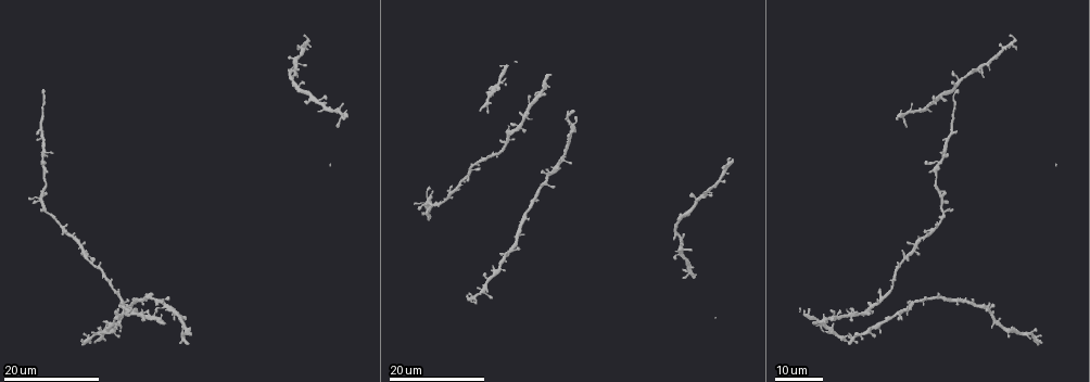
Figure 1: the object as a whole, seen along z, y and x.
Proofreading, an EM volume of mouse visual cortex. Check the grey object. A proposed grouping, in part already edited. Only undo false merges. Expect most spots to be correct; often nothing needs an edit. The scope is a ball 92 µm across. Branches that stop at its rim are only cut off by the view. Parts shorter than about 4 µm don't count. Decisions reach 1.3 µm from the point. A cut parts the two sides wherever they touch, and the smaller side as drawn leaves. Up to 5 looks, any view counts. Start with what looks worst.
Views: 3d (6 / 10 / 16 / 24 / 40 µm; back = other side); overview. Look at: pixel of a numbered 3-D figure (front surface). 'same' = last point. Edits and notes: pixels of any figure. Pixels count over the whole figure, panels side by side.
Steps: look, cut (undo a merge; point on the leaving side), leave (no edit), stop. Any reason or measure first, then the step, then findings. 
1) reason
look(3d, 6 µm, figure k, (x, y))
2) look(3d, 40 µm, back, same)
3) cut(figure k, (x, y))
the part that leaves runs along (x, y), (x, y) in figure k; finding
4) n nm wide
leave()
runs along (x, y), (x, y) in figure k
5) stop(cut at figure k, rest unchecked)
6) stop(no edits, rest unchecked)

looks like a crossing
look(3d, 16 µm, figure 1, (543, 182))

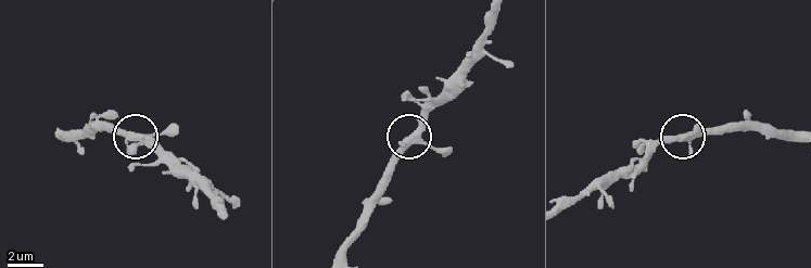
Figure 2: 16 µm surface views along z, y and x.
look(3d, 6 µm, figure 2, (686, 138))

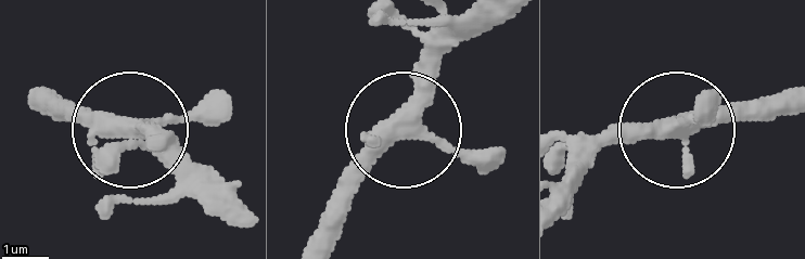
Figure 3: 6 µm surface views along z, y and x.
look(3d, 6 µm, back, figure 3, (129, 123))

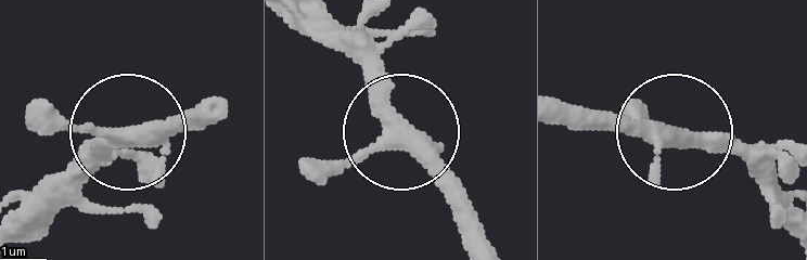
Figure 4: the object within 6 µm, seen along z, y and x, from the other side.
side arm 36 µm; 4 arms
leave()
one cell here

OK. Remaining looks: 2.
thin arm on a thick one
look(3d, 24 µm, figure 1, (940, 164))

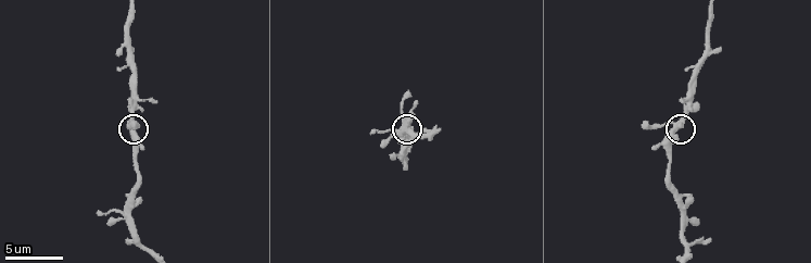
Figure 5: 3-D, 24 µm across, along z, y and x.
look(3d, 10 µm, figure 5, (675, 122))

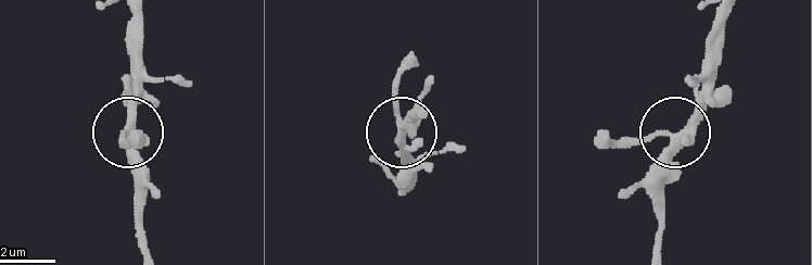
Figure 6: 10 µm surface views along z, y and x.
4 arms
leave()
runs along (662, 248), (662, 164), (674, 138), (627, 136), (601, 142) in figure 6; all the same cell

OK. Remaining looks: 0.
stop(no edits, rest unchecked)

